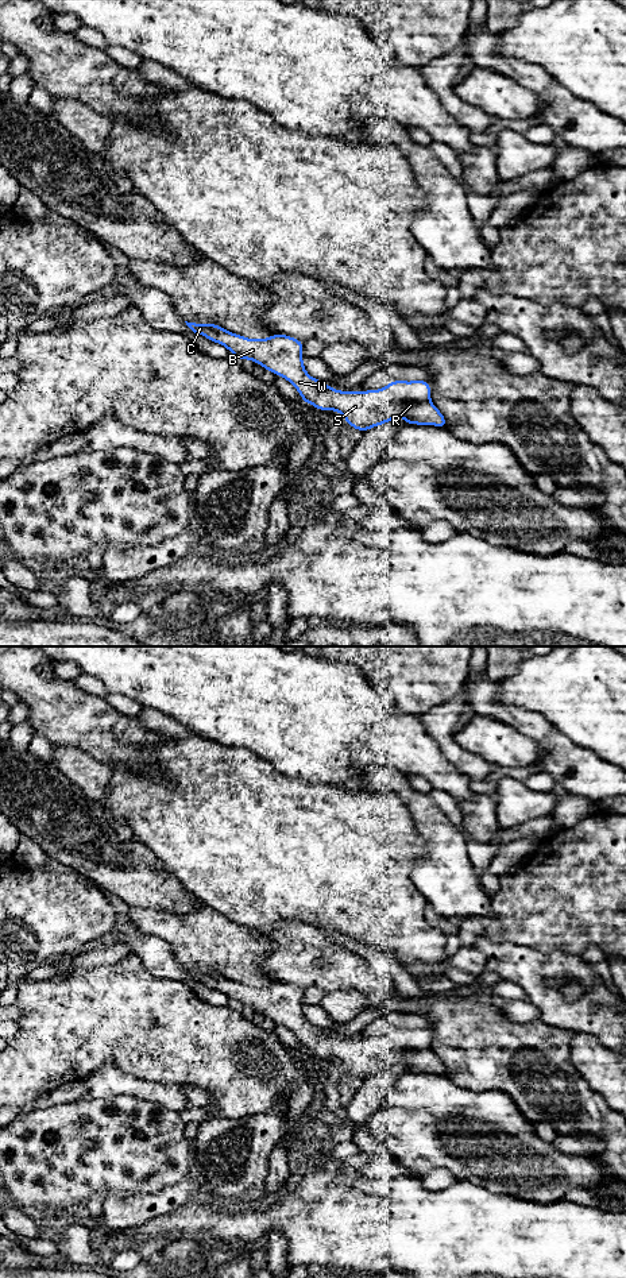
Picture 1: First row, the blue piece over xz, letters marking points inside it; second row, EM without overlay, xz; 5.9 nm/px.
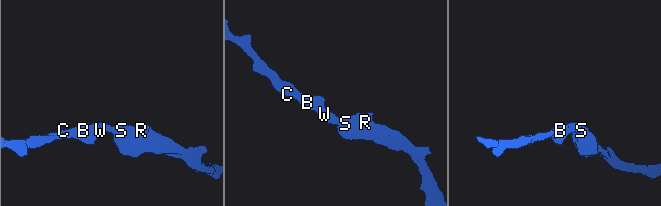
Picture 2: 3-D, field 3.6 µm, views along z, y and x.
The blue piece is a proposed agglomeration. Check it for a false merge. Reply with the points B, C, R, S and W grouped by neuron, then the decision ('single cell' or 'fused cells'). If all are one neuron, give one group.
B C R S W; single cell

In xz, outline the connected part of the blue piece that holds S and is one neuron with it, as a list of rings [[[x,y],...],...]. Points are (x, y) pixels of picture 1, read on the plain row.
[[[217,972],[186,973],[197,982],[227,995],[232,1004],[251,1007],[277,1024],[287,1027],[301,1042],[305,1051],[318,1058],[335,1057],[351,1076],[366,1080],[403,1063],[402,1072],[436,1073],[448,1076],[443,1061],[430,1049],[430,1028],[391,1028],[379,1038],[339,1039],[325,1030],[312,1026],[302,1011],[304,989],[287,982],[254,988],[243,985]]]

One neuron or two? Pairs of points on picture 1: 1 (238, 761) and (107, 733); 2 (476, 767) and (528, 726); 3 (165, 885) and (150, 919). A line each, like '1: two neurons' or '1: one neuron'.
1: two neurons
2: two neurons
3: two neurons

